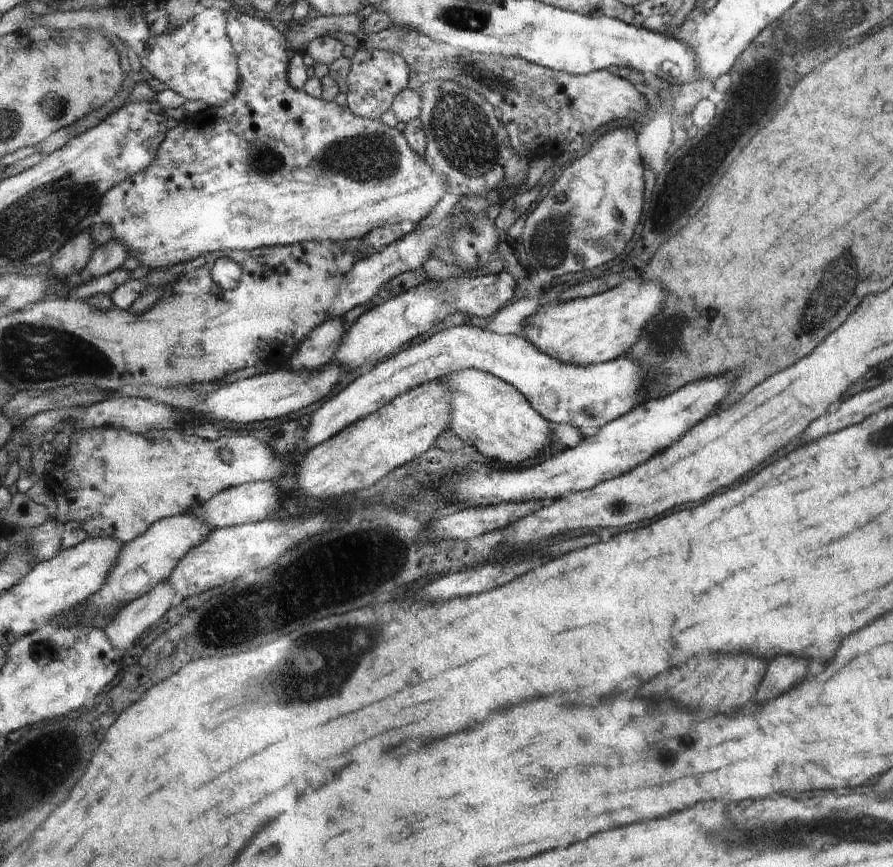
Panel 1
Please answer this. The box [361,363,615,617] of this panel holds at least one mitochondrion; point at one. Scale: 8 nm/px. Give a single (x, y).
(593, 411)

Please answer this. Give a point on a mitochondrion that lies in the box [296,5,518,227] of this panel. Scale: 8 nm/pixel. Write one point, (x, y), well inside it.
(464, 137)

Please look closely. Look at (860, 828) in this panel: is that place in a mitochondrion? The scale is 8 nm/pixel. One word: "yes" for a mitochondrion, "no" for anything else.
yes

